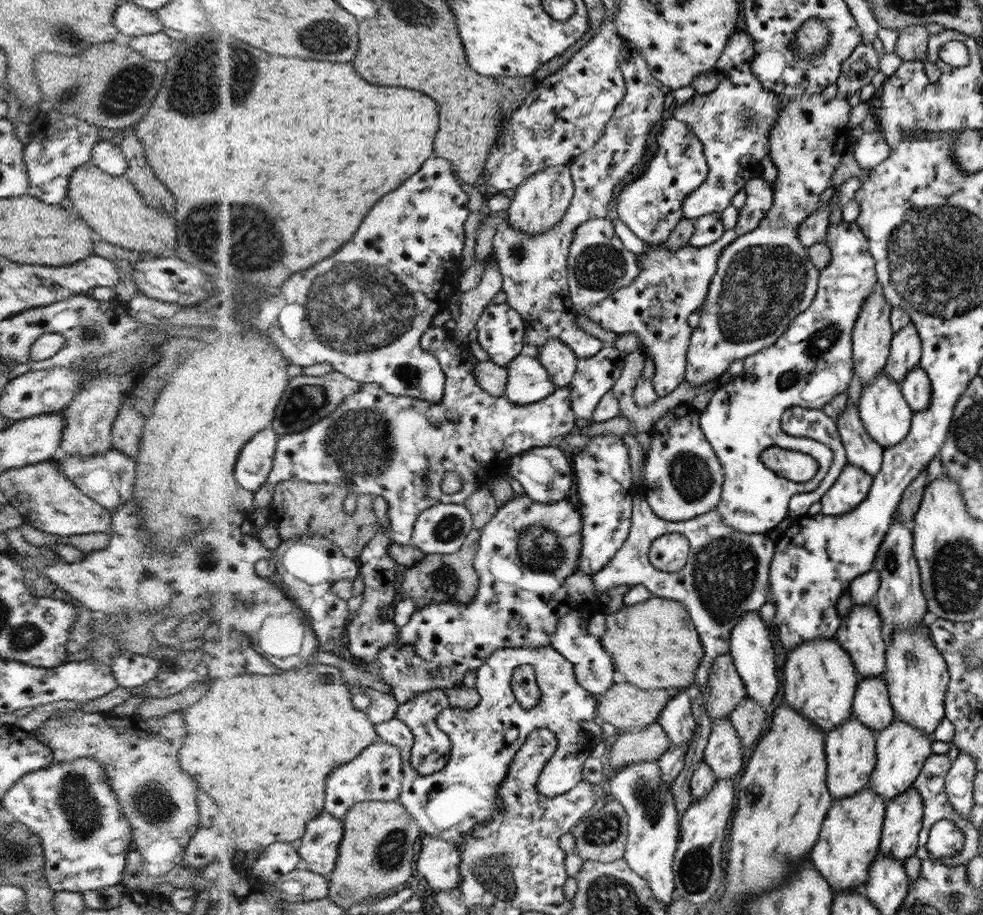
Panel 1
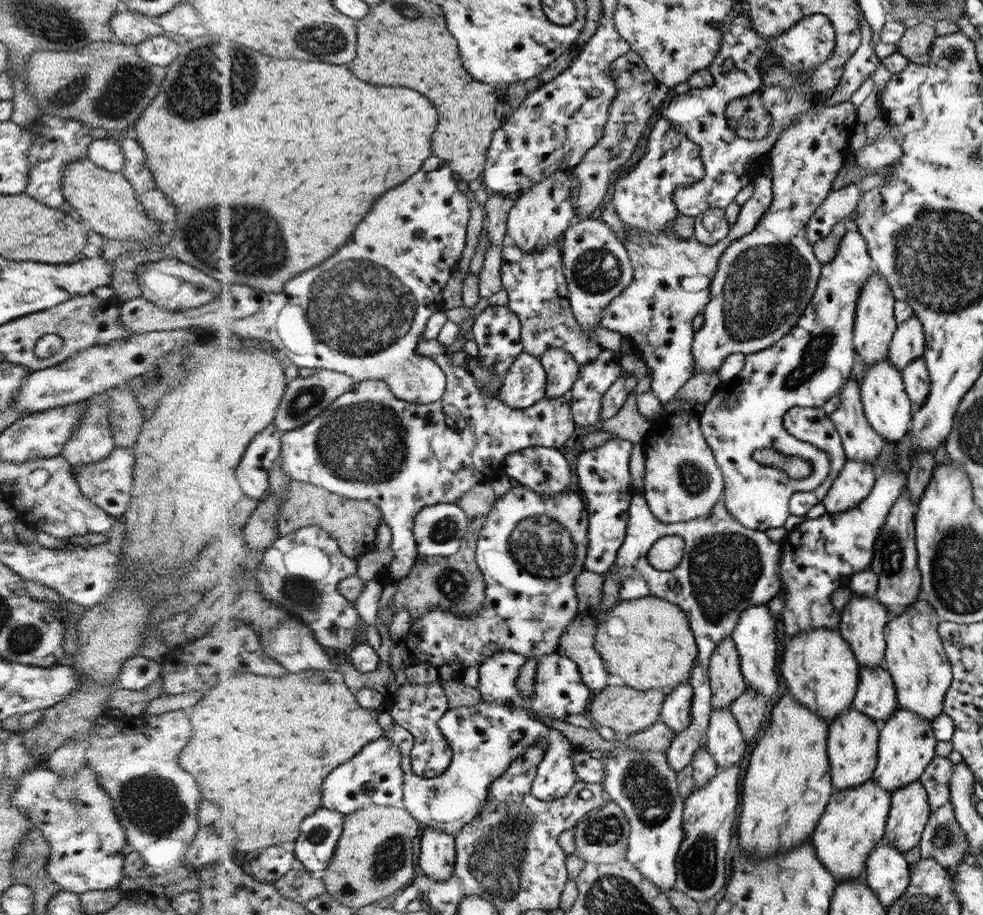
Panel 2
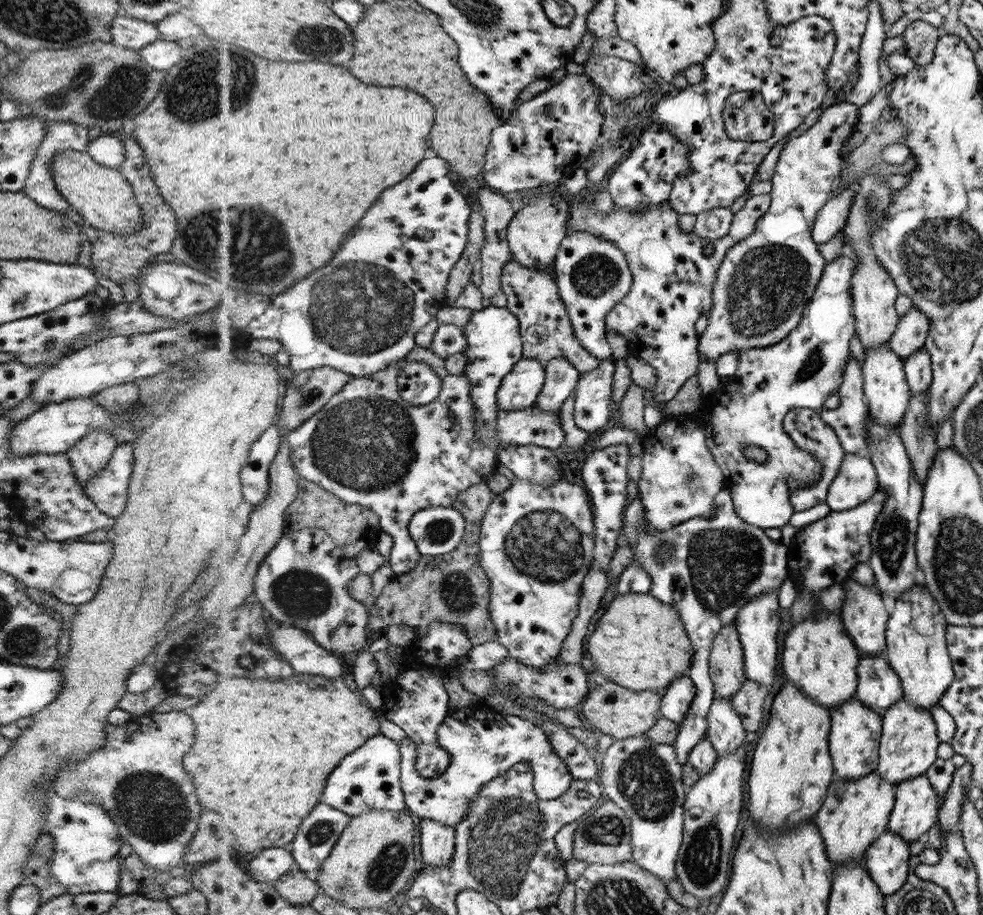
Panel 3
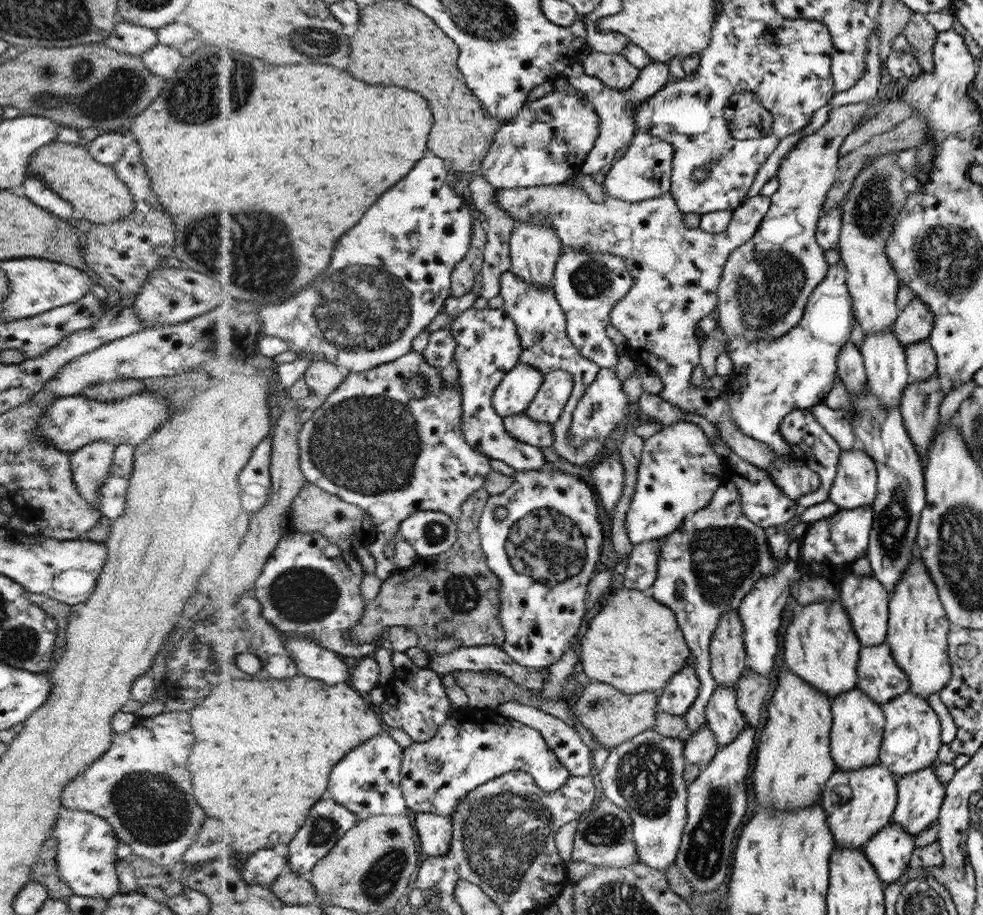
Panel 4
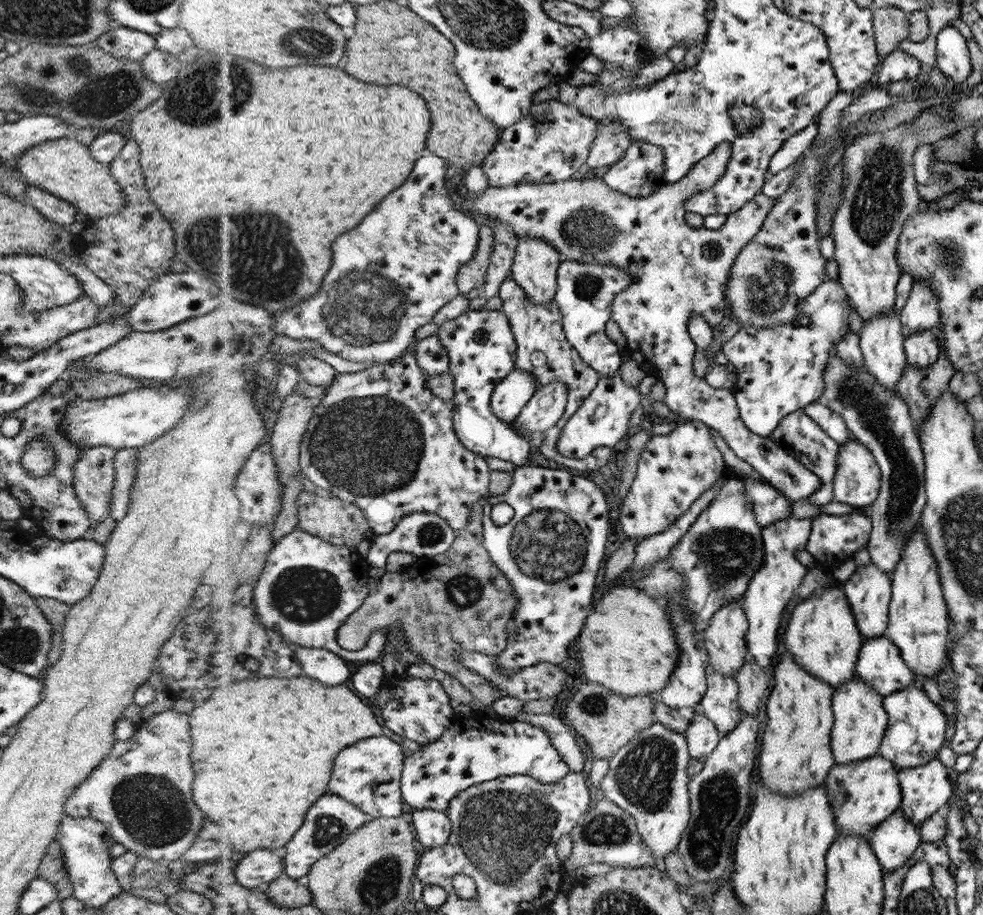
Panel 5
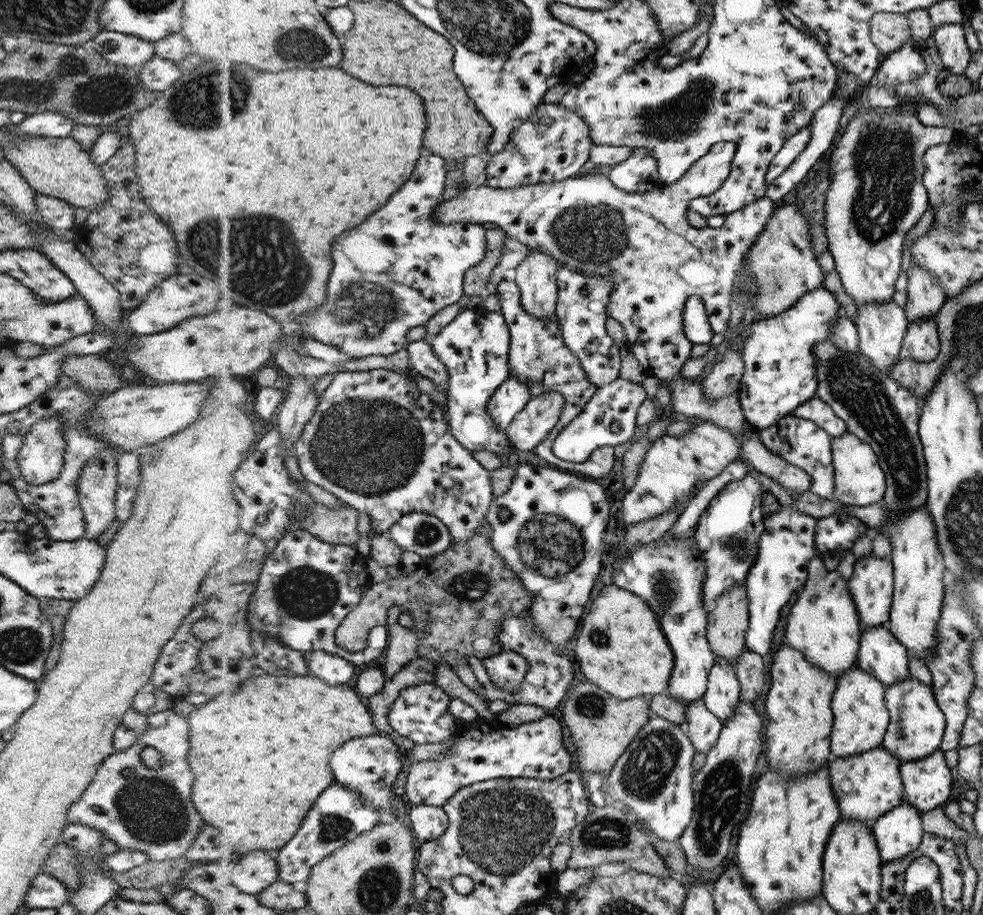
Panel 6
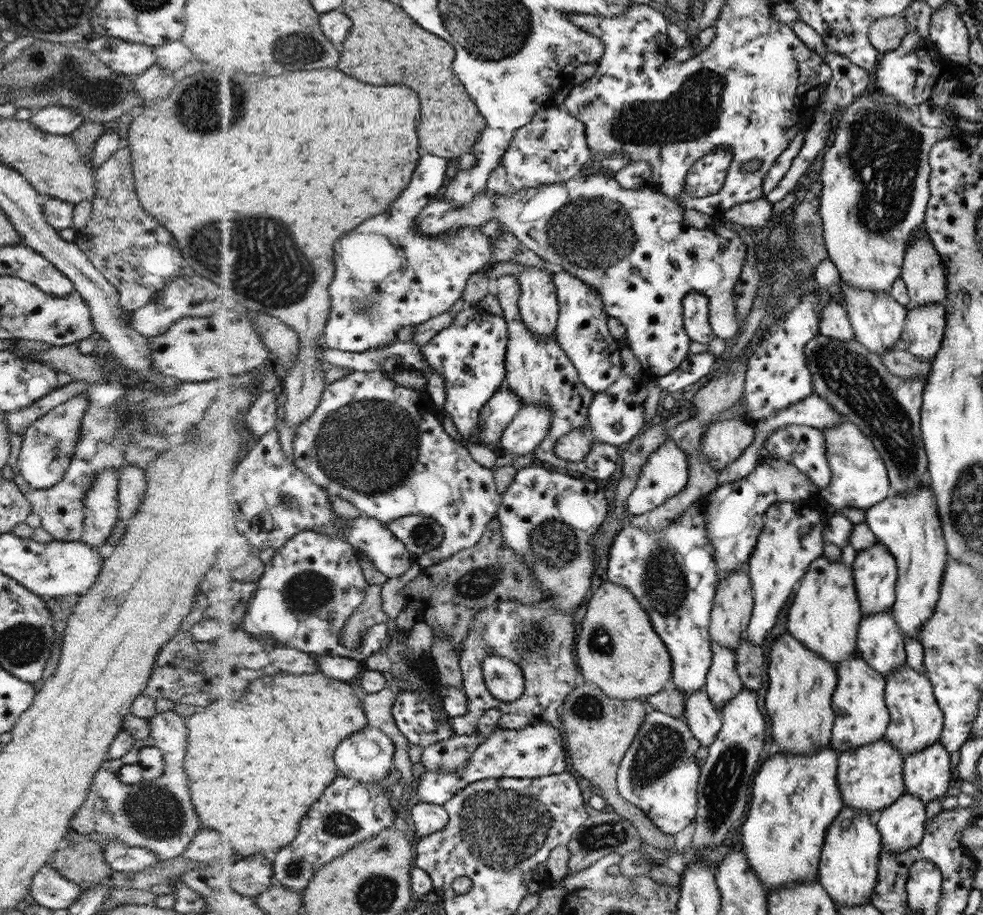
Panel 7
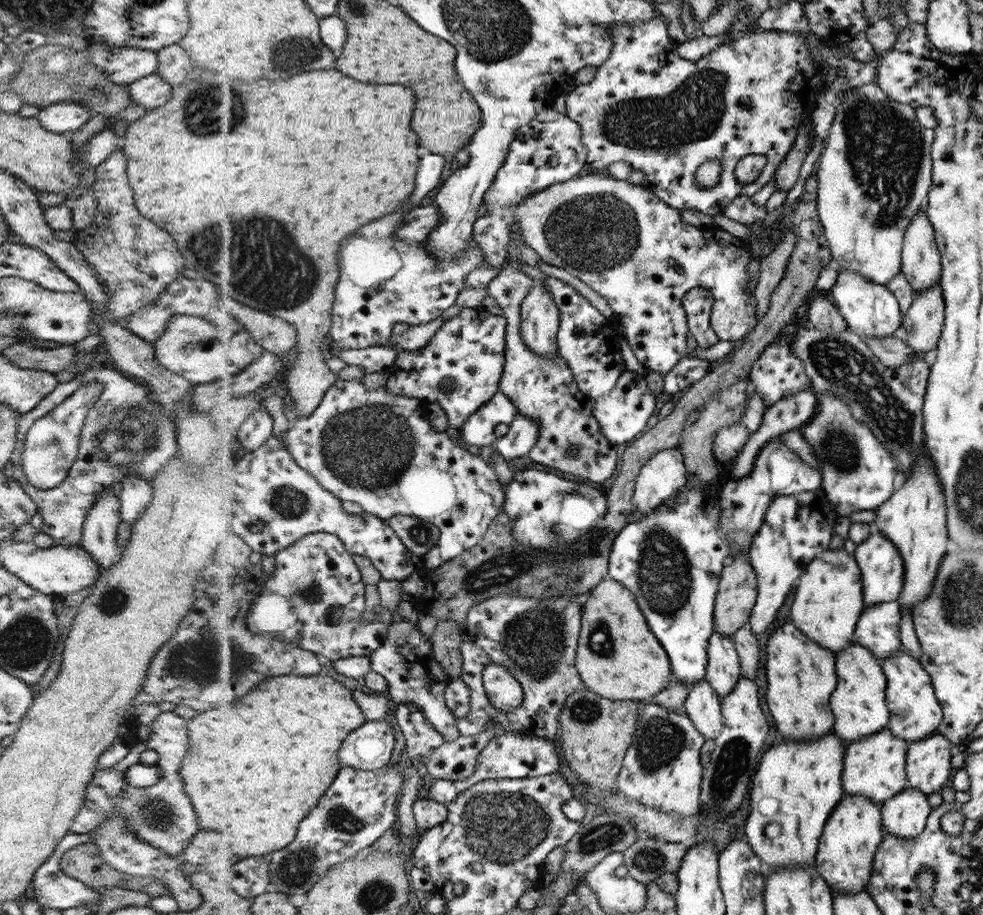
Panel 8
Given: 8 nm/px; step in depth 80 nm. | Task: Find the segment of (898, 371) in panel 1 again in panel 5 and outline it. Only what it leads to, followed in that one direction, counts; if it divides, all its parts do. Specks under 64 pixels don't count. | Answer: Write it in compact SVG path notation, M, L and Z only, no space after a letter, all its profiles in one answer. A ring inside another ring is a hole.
M914 280L907 303L899 313L906 335L928 329L936 330L941 310L930 282Z

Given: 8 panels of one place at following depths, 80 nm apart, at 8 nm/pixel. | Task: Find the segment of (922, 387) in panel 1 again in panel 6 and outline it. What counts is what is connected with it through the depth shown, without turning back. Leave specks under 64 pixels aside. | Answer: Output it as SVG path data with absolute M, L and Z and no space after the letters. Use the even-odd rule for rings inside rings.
M932 317L917 318L903 336L903 352L916 362L930 362L940 352L938 323Z

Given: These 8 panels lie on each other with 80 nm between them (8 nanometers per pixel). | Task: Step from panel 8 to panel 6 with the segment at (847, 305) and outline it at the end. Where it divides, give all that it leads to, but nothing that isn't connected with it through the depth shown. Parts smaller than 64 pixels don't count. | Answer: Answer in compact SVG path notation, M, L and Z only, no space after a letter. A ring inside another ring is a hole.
M894 301L866 303L857 306L855 324L859 333L859 351L868 355L875 367L889 375L892 365L896 364L904 353L903 336L910 326L905 308Z

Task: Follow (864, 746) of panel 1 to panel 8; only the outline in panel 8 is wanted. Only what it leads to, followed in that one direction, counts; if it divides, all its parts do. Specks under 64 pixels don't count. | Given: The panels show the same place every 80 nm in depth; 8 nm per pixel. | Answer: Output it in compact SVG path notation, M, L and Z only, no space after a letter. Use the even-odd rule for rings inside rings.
M852 643L846 650L837 654L838 663L836 673L839 674L839 686L832 694L832 714L835 716L833 733L846 744L854 744L866 736L874 736L876 732L882 732L888 723L886 694L886 674L883 672L879 660L870 650L860 643Z

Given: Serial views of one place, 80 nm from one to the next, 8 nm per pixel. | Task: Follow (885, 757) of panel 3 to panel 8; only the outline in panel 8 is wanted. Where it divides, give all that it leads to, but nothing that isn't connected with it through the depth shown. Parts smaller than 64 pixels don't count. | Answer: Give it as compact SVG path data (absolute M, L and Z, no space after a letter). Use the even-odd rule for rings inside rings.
M902 649L896 658L886 660L882 668L888 677L887 703L888 708L891 709L891 723L888 724L888 730L894 736L902 738L909 746L938 732L943 722L943 708L940 708L941 704L938 704L939 700L936 700L937 696L934 696L933 680L930 680L930 674L923 668L920 661L912 658L906 650Z

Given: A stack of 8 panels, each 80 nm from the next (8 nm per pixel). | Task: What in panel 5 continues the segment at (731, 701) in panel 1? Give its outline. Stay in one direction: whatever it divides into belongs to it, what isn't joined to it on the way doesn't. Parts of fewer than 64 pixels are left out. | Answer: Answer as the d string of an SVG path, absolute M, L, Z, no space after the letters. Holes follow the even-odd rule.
M736 600L732 604L726 604L716 612L711 627L703 634L704 645L708 657L711 658L710 671L732 678L739 674L748 658L746 637L749 631L750 622L747 620L741 601Z

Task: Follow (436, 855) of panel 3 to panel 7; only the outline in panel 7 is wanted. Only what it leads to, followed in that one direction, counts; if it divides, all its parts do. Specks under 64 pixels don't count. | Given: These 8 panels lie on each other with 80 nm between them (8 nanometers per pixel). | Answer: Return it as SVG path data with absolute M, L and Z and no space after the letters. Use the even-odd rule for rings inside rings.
M419 802L411 812L419 839L445 829L450 819L451 814L445 805Z

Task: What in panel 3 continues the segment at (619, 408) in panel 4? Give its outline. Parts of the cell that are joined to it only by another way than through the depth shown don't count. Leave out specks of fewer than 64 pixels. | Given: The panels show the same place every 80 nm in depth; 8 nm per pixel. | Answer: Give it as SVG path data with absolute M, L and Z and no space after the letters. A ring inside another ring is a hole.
M600 360L599 367L582 372L576 389L575 424L586 432L602 432L617 414L612 409L612 383L615 360Z

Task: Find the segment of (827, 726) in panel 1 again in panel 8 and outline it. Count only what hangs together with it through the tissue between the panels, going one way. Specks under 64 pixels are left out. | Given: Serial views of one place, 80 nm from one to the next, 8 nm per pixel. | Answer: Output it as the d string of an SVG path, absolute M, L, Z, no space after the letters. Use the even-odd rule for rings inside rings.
M828 549L819 557L813 558L800 576L800 584L797 584L796 596L792 604L791 620L804 636L820 643L830 652L842 652L847 646L855 642L856 624L859 623L860 612L864 608L862 598L862 579L860 567L855 555L842 549Z

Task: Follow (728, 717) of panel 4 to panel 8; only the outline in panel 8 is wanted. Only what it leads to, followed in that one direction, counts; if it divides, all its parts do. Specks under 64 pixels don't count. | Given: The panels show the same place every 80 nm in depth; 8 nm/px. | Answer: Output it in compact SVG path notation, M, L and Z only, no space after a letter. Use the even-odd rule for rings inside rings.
M715 632L707 648L708 666L706 681L720 696L726 696L734 690L741 676L741 668L735 645L731 638Z

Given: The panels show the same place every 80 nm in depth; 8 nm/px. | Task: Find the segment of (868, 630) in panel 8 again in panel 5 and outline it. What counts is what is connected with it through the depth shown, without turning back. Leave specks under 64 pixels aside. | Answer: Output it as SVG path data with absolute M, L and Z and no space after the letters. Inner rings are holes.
M886 634L879 639L868 640L862 648L855 674L872 685L880 696L892 695L916 684L915 674Z

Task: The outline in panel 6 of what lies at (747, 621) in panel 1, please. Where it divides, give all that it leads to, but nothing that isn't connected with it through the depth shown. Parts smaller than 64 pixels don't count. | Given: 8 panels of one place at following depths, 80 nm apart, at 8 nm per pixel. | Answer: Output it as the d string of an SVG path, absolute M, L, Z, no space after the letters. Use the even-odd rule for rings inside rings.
M783 506L763 519L764 530L758 542L758 556L745 580L748 596L750 627L747 630L747 649L760 656L770 654L774 630L780 620L780 610L790 602L796 588L808 578L806 566L817 555L816 528L818 519L796 507Z

